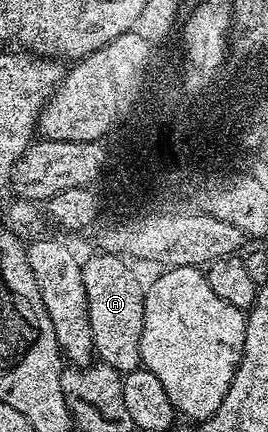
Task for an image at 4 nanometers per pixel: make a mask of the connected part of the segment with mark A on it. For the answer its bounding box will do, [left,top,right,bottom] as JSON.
[83,251,145,374]

